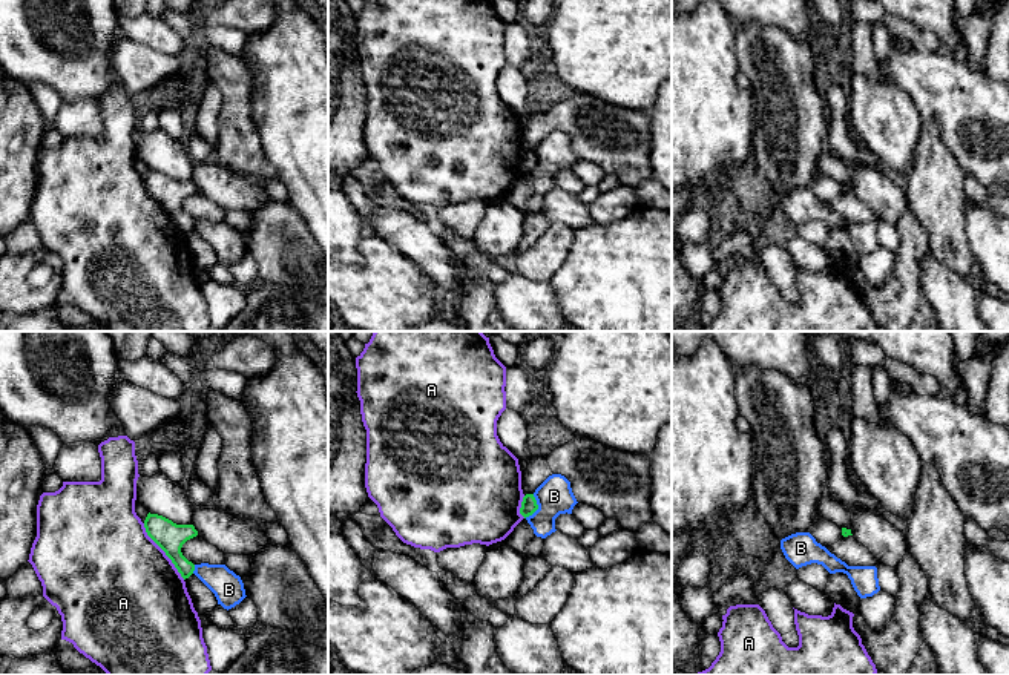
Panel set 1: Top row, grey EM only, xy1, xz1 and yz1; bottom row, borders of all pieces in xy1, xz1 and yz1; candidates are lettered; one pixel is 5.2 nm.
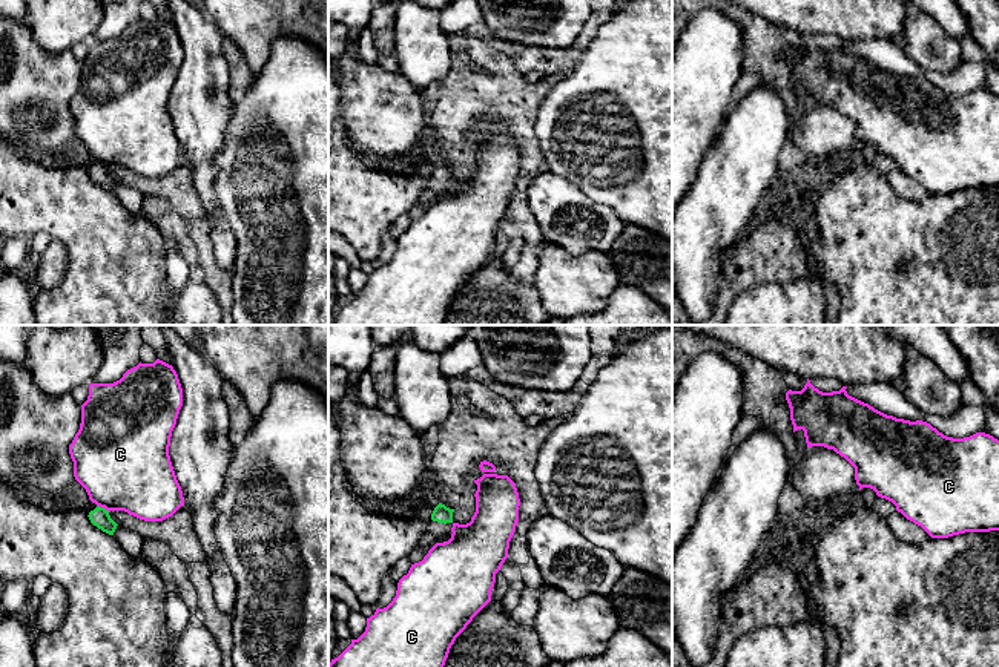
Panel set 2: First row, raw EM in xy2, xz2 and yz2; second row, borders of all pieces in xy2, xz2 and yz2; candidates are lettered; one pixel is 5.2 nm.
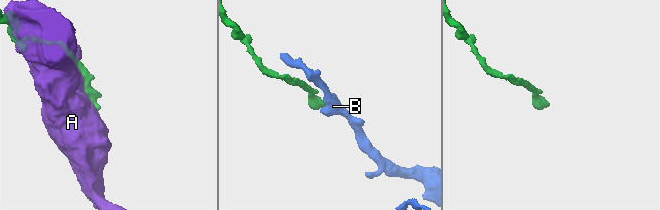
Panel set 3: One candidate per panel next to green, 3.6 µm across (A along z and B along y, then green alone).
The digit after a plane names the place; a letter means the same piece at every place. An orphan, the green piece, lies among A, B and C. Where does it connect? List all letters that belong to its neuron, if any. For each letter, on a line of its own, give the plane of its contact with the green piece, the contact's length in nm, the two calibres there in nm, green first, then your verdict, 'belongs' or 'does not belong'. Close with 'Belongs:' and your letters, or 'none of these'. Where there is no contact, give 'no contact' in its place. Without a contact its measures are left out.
A: xy1 | 360 nm | 150/500 nm | does not belong
B: xz1 | 140 nm | 80/190 nm | does not belong
C: xy2 | 80 nm | 100/480 nm | does not belong
Belongs: none of these

